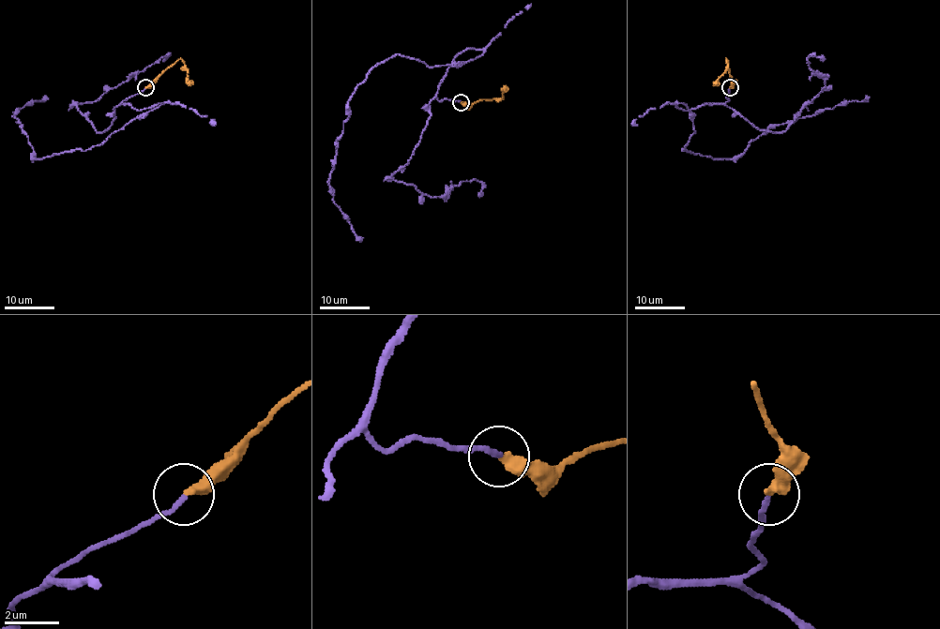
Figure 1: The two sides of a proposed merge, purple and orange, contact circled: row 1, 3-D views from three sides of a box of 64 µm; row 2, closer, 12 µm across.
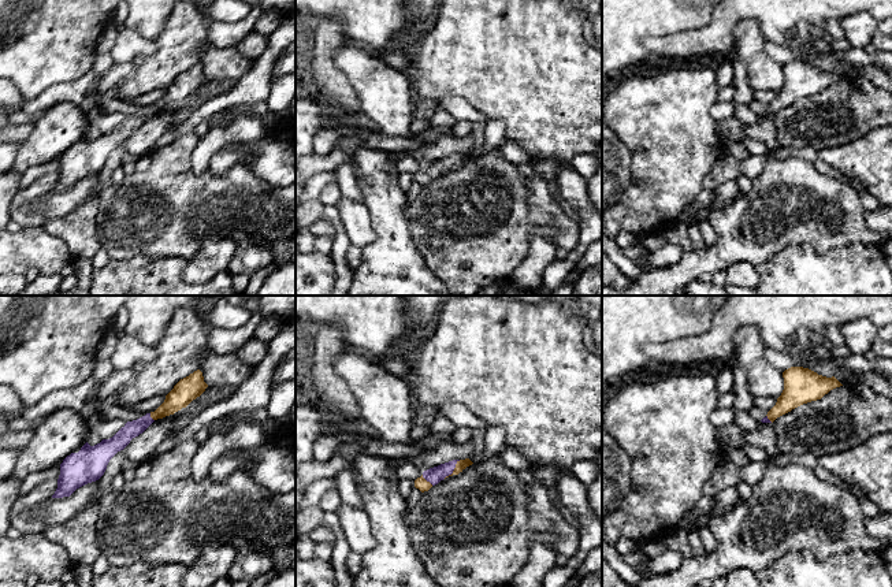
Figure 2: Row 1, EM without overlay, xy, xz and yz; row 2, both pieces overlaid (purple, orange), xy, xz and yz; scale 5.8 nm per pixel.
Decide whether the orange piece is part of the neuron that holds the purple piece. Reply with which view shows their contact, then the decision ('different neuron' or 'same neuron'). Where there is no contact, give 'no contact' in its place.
contact in xz; same neuron

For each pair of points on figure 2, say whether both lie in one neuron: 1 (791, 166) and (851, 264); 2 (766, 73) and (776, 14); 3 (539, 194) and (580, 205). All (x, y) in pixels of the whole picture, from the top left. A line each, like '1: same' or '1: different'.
1: different
2: different
3: different

